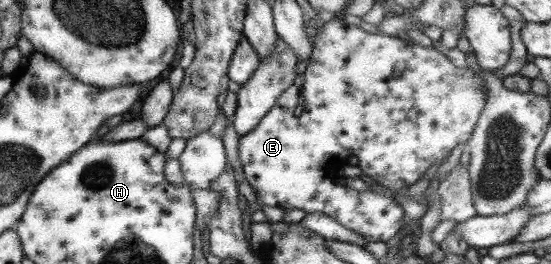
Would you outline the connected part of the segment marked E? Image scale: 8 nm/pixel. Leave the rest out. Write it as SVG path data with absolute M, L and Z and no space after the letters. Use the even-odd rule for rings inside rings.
M340 16L323 23L321 32L316 34L307 62L304 68L305 70L303 69L302 71L304 78L302 89L300 90L294 85L289 86L287 90L284 90L279 95L279 98L277 98L275 104L266 112L265 116L259 120L259 124L238 138L238 159L241 163L241 170L247 180L247 184L254 190L255 196L261 204L277 206L277 208L281 209L299 208L299 210L303 210L305 213L323 212L323 214L327 214L327 216L333 218L341 226L348 228L351 232L355 232L355 234L363 236L367 243L385 243L395 232L399 232L401 228L404 212L400 204L391 193L376 193L373 191L358 192L347 187L345 184L340 184L336 181L336 177L339 176L338 167L345 163L349 157L356 156L358 158L357 166L362 170L362 174L370 176L378 184L391 189L404 188L415 184L424 176L423 173L425 170L431 168L433 164L437 164L440 160L443 160L455 148L455 145L467 141L471 136L472 130L479 119L479 114L488 97L484 82L477 72L468 68L455 67L449 58L432 47L423 47L411 41L385 36L381 33L367 33L359 29L356 25L346 24ZM299 95L304 98L304 107L300 116L295 118L293 116L293 110L295 110L295 106L299 102Z

